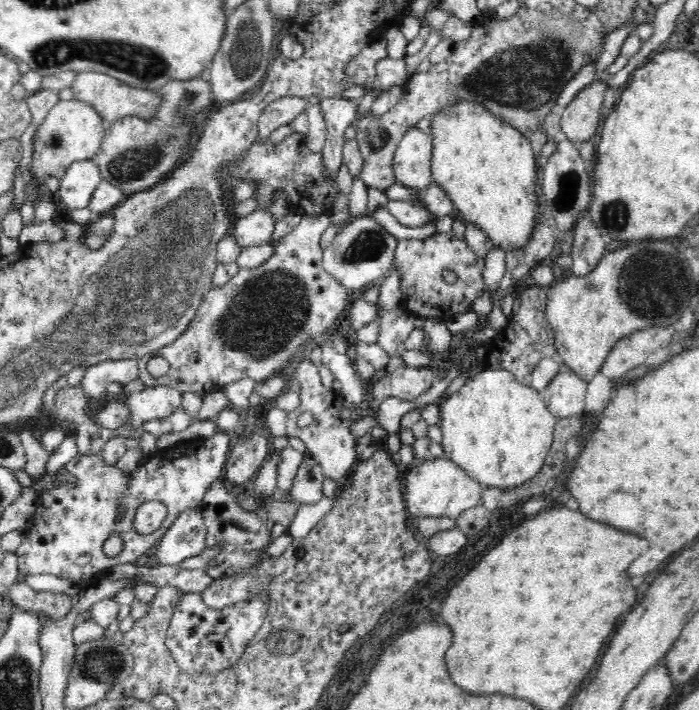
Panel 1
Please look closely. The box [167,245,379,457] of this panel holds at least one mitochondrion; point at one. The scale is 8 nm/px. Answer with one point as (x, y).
(267, 312)

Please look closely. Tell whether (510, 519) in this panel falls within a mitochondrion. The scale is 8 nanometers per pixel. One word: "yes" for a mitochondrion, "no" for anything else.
yes

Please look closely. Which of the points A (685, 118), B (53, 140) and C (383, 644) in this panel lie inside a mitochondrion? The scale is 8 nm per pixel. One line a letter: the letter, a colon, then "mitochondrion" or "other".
A: other
B: mitochondrion
C: other

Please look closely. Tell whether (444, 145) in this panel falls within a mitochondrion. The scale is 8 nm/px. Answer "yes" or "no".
no

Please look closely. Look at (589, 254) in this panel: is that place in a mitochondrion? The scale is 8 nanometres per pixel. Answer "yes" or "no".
no

